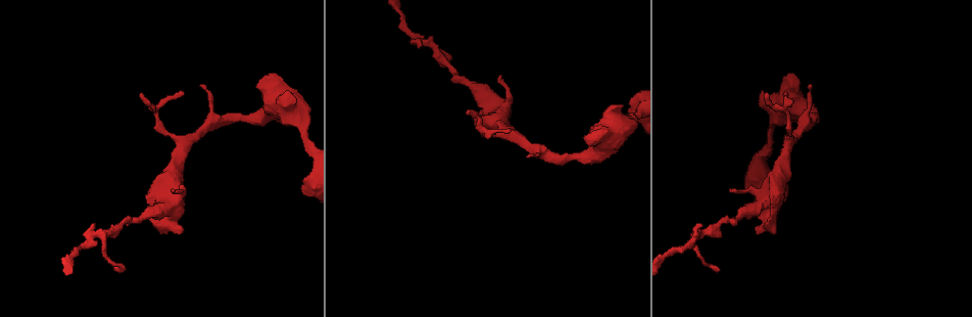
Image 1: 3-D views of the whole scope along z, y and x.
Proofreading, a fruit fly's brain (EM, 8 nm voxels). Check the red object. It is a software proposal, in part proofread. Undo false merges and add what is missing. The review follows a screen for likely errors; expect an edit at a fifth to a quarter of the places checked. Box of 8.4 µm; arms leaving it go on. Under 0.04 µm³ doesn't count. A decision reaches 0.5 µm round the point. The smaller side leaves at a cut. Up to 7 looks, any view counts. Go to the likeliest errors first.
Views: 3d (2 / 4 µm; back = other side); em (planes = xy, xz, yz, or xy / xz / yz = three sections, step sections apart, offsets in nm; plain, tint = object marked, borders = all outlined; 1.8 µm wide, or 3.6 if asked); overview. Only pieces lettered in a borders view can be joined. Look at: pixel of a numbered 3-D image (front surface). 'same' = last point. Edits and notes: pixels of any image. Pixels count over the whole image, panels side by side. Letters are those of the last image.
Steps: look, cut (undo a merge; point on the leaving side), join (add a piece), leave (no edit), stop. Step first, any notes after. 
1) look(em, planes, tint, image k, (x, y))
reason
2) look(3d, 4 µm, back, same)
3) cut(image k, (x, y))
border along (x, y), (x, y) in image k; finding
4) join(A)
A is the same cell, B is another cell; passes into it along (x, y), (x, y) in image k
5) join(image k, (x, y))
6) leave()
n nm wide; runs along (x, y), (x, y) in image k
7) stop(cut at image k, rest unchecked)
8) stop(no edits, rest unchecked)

look(3d, 2 µm, image 1, (175, 190))
an open end

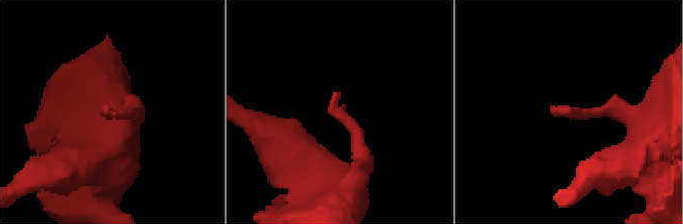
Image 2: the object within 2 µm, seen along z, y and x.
look(em, xz, step 8, borders, image 2, (551, 110))

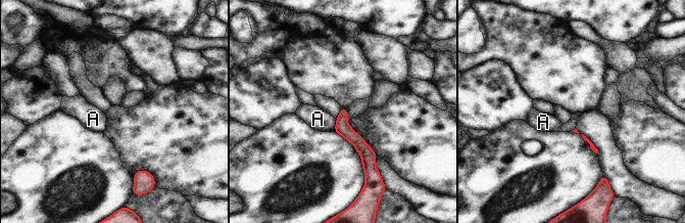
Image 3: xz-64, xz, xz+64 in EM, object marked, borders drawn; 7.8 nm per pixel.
leave()
A is another cell; runs along (343, 110), (367, 166) in image 3; no lettered piece goes on from it

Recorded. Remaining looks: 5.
look(em, planes, borders, image 1, (140, 94))
free end

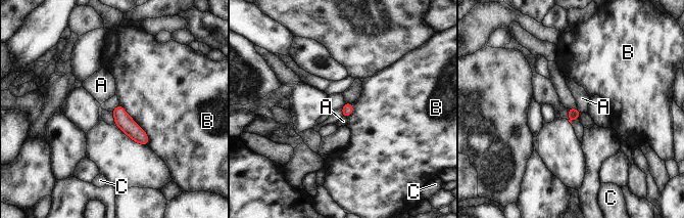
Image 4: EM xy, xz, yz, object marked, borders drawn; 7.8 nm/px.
leave()
B touches over 400 nm; A, B and C are other cells; border along (343, 116), (346, 118) in image 4; no lettered piece goes on from it

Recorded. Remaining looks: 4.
look(em, 3.6 µm, planes, borders, image 1, (269, 108))
sudden change in width

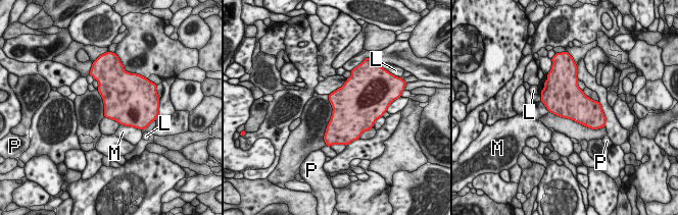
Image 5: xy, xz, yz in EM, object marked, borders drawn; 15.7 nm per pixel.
leave()
440 nm wide; L, M and P are other cells; border along (120, 123), (137, 128) in image 5; all the same neuron

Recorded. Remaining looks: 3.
stop(no edits, rest unchecked)

